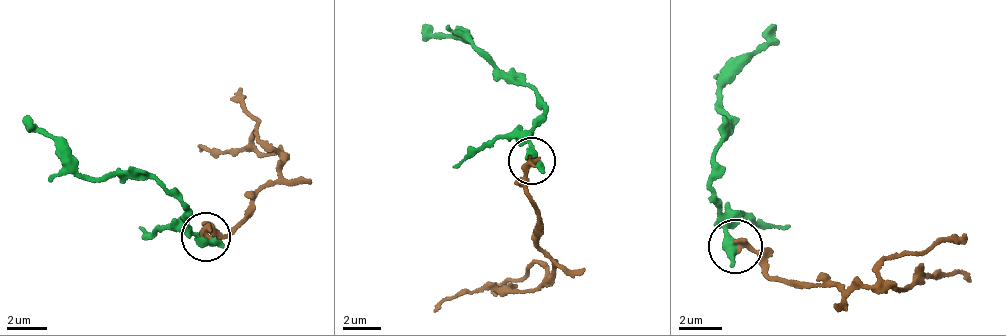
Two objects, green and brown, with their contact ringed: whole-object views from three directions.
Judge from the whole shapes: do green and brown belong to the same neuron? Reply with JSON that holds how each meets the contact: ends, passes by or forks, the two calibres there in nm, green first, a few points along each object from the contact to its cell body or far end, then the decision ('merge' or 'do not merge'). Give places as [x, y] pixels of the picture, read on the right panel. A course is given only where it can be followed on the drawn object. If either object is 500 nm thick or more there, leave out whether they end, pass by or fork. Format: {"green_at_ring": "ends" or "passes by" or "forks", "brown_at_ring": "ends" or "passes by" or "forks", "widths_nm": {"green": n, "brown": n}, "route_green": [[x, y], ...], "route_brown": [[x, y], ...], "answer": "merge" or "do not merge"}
{"widths_nm": {"green": 550, "brown": 340}, "route_green": [[736, 249], [716, 192], [720, 146], [733, 129], [722, 95], [775, 23]], "route_brown": [[736, 249], [758, 251], [778, 276], [830, 289], [898, 291], [930, 272], [968, 273]], "answer": "merge"}

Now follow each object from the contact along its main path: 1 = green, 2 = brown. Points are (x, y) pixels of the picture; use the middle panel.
1: (532, 162), (530, 141), (544, 116), (530, 87), (504, 81), (472, 46), (423, 26)
2: (532, 162), (528, 177), (537, 247), (554, 275), (532, 291), (475, 288), (433, 305)

